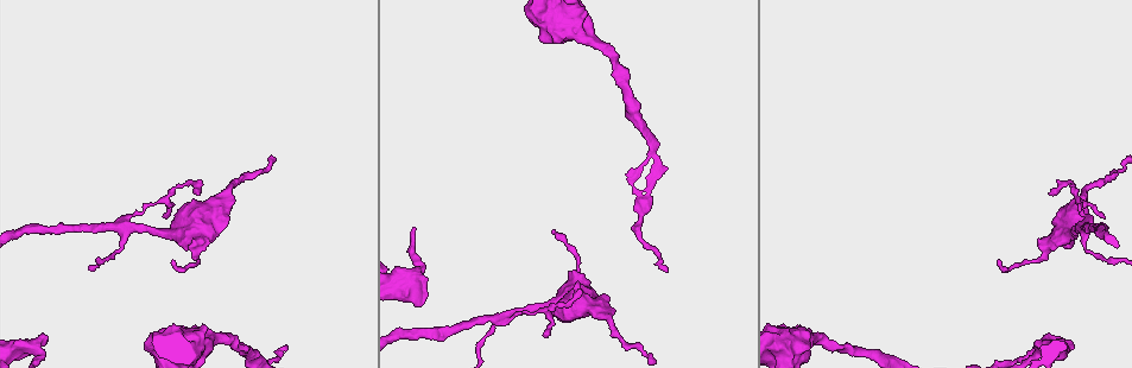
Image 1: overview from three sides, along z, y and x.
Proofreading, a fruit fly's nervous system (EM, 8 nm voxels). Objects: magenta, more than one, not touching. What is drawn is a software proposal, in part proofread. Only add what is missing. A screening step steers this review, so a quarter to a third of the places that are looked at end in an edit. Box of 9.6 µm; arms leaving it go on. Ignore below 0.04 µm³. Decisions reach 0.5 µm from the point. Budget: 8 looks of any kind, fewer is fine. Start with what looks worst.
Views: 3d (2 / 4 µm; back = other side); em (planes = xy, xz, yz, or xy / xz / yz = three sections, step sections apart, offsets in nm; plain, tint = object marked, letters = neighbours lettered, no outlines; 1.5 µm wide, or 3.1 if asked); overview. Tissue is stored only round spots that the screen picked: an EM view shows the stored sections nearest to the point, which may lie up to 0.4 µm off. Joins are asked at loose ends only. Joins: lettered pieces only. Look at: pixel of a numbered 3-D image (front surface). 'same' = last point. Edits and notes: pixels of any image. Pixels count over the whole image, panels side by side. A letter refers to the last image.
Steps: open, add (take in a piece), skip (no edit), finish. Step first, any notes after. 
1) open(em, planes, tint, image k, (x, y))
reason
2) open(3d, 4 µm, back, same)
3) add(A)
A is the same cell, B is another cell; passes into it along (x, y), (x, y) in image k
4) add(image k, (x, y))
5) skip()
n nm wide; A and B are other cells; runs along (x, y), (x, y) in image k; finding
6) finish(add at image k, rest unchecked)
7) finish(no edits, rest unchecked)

open(em, xy, step 8, tint, image 1, (415, 302))
stops while still wide

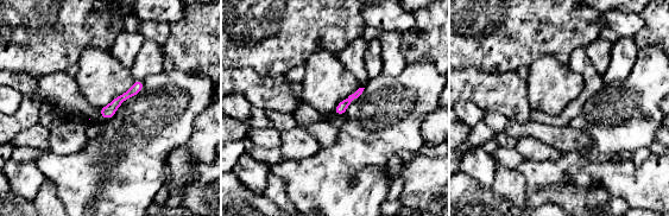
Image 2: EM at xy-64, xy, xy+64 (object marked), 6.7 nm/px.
open(em, planes, letters, same)
cut it another way

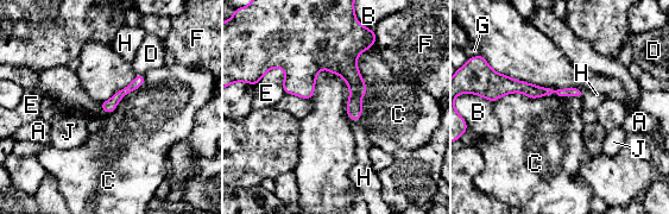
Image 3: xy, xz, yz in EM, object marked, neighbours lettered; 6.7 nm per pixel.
skip()
A, B, C, D, E, F, G, H and J are other cells; border along (580, 94), (507, 93), (493, 102) in image 3; no lettered piece goes on from it

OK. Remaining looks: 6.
open(em, planes, plain, image 1, (174, 261))
tapers out

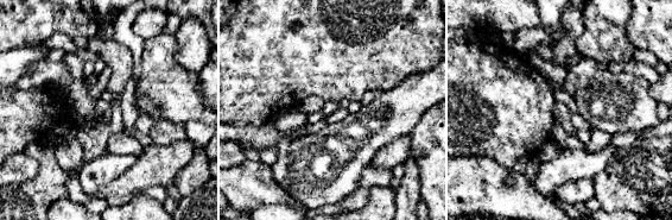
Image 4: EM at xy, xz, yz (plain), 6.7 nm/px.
open(em, planes, letters, same)

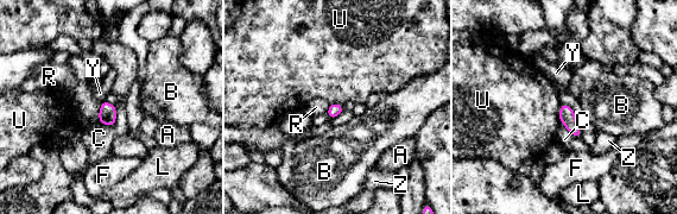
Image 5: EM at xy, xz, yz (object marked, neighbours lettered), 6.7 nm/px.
skip()
90 nm wide; A, B, C, F, L, R, U, Y and Z are other cells; border along (561, 104), (560, 123) in image 5; no lettered piece goes on from it

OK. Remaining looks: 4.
open(em, planes, plain, image 1, (666, 270))
free end

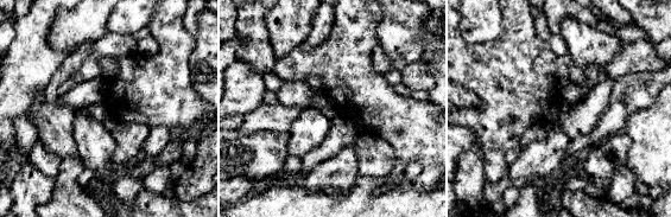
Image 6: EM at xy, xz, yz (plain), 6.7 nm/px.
open(em, planes, letters, same)

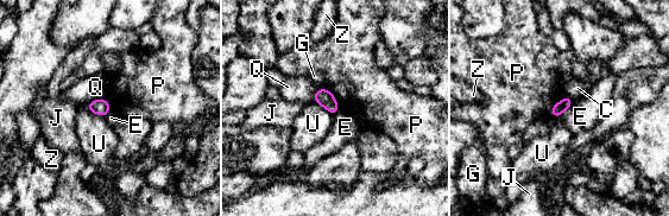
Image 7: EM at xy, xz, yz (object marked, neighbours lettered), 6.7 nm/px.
skip()
80 nm wide; C, E, G, J, P, Q, U and Z are other cells; border along (324, 87), (334, 96), (340, 109) in image 7; no lettered piece goes on from it

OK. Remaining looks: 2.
finish(no edits, rest unchecked)

